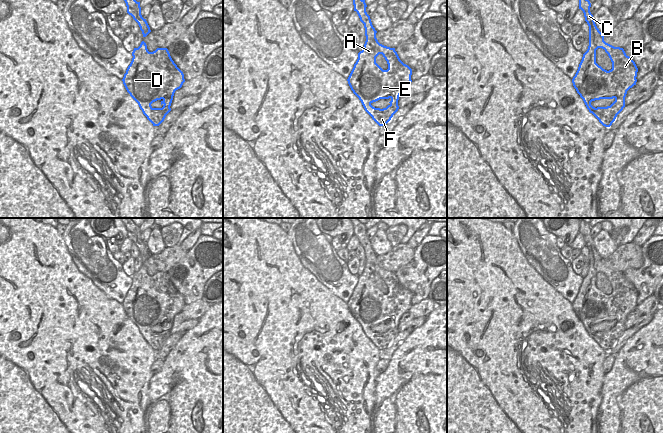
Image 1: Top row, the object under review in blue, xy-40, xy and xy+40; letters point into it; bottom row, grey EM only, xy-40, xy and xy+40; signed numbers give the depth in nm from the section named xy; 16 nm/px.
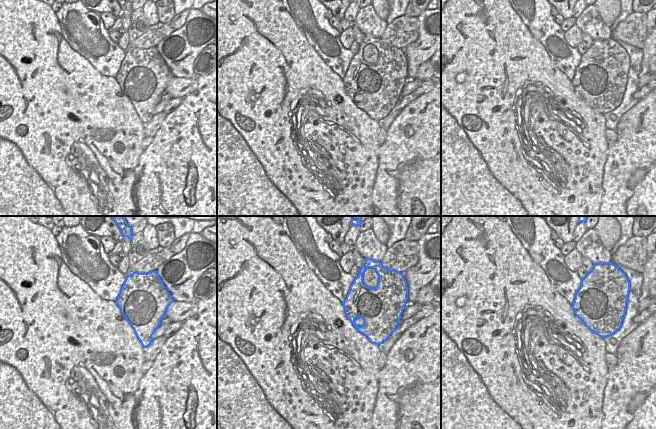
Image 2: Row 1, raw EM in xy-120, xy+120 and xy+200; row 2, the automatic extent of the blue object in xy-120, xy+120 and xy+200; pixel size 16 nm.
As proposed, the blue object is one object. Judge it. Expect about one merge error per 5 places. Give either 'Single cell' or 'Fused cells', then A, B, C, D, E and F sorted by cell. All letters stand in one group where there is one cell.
Single cell. Groups: A B C D E F.

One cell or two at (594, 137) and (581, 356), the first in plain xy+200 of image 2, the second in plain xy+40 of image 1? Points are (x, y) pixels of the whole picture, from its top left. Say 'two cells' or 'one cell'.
one cell

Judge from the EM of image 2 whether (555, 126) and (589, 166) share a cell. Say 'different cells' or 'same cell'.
same cell

